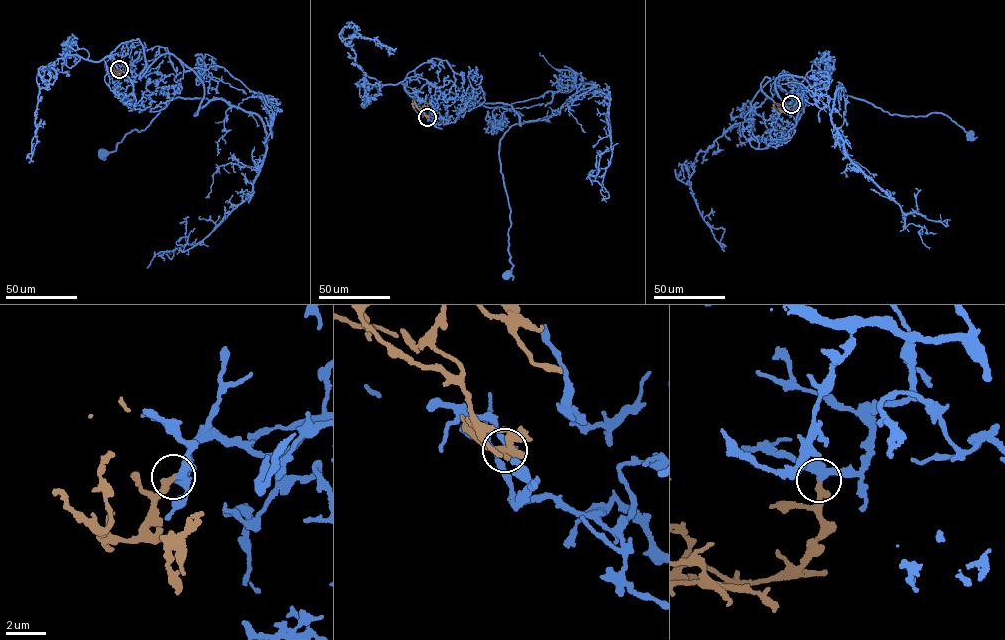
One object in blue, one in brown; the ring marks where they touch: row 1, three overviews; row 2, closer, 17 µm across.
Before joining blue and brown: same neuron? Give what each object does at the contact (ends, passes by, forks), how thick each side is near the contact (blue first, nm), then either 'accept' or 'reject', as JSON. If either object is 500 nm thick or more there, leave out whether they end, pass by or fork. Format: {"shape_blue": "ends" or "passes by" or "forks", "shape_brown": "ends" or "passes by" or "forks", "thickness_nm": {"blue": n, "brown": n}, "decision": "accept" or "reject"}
{"shape_blue": "passes by", "shape_brown": "ends", "thickness_nm": {"blue": 320, "brown": 320}, "decision": "accept"}

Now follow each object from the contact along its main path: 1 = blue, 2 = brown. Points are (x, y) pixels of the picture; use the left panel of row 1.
1: (119, 68), (140, 51), (144, 73), (171, 54), (202, 82), (194, 115), (208, 101), (179, 97), (103, 153)
2: (119, 69), (116, 73), (112, 71), (112, 59), (116, 64)

